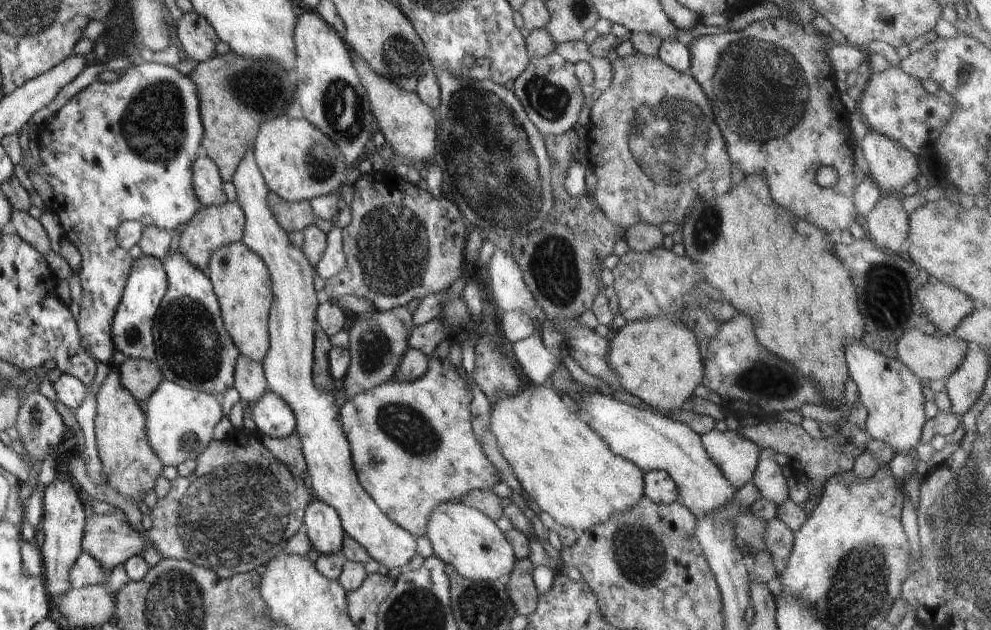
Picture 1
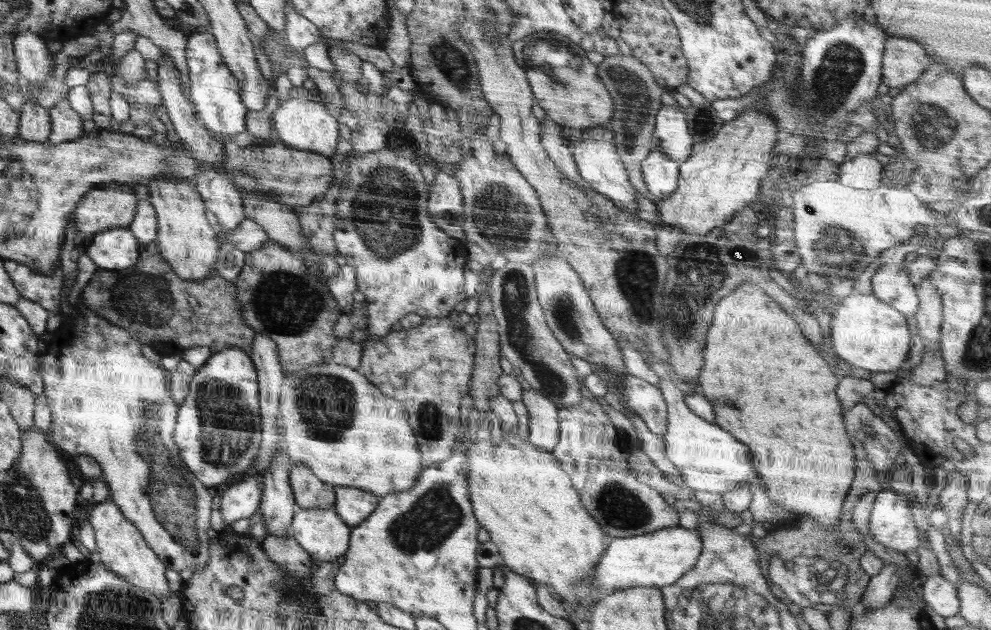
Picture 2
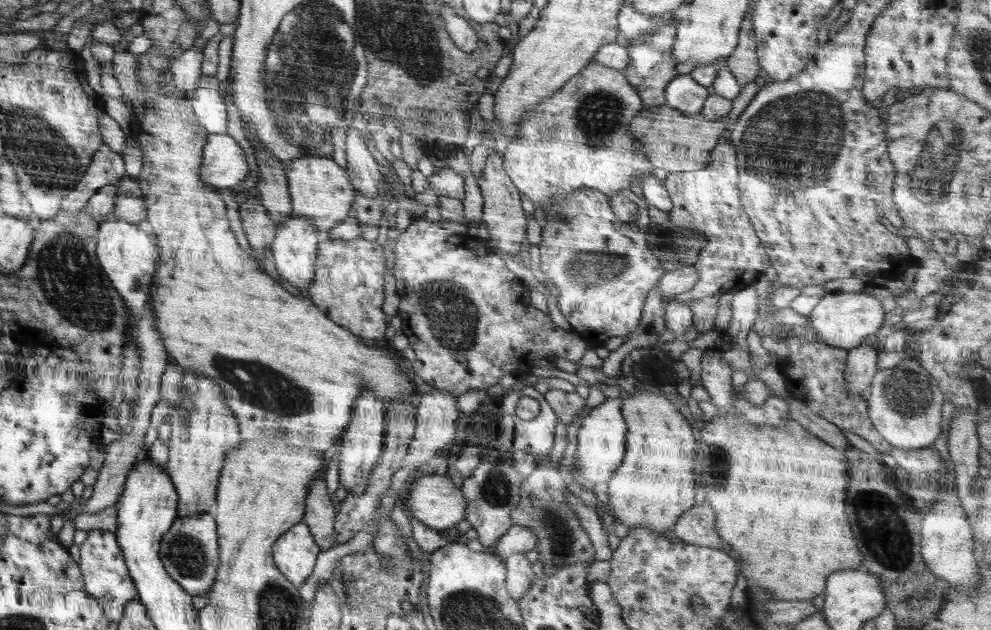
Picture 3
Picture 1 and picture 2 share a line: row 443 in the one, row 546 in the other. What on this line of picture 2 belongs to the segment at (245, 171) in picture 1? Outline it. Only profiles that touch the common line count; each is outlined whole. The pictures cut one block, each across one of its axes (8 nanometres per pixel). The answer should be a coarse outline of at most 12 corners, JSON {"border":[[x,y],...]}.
{"border":[[334,509],[294,514],[292,538],[311,559],[334,563],[351,530]]}

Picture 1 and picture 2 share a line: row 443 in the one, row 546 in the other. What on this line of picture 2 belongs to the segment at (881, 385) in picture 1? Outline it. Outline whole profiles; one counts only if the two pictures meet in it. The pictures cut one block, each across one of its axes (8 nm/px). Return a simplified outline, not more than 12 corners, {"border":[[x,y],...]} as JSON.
{"border":[[878,492],[869,534],[905,554],[921,544],[910,503]]}

